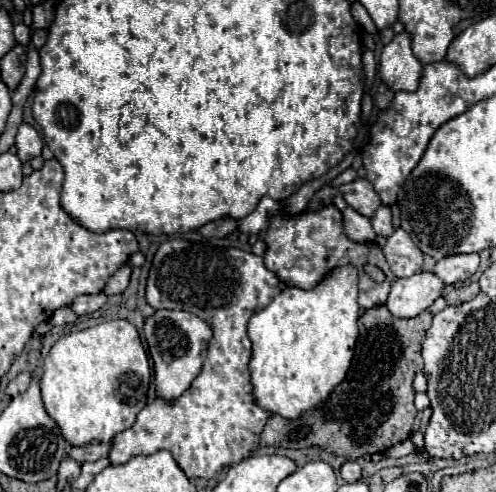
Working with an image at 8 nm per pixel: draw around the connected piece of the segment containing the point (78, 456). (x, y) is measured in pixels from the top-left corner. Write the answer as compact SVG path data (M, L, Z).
M88 443L82 447L72 447L68 455L80 463L86 463L86 461L98 461L108 457L110 449L112 449L112 443Z

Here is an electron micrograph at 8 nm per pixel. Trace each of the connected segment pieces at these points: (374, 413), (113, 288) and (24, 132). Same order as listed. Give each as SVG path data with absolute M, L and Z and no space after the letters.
M384 305L368 309L358 321L360 335L346 379L322 405L302 413L292 421L272 415L262 429L260 447L306 449L316 445L326 453L342 455L354 461L358 457L384 453L386 449L408 439L418 413L414 407L412 379L424 367L420 345L430 323L430 311L422 311L412 319L398 319Z
M122 265L106 283L104 287L104 293L106 295L116 295L116 293L122 293L126 287L128 287L128 281L130 281L130 273L132 269L128 265Z
M22 123L18 127L18 135L16 135L16 149L18 149L20 161L30 161L32 157L38 157L42 153L40 133L32 125Z

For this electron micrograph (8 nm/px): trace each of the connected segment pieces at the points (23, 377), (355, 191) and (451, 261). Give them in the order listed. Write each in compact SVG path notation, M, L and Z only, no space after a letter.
M20 373L18 377L14 377L14 379L8 383L6 393L8 393L10 397L16 397L16 395L24 393L24 391L28 389L28 385L30 385L30 377L32 377L32 373Z
M356 179L352 183L346 183L340 187L340 193L344 195L346 203L356 209L358 213L362 213L364 217L374 217L374 211L382 205L382 201L378 199L378 193L374 191L372 183L368 179Z
M478 253L450 255L450 257L444 257L436 263L434 273L444 283L464 283L478 271L478 267L480 267L480 255Z

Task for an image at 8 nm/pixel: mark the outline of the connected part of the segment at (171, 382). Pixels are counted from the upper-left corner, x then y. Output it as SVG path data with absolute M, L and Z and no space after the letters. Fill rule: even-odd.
M160 309L146 319L144 337L148 341L148 351L154 361L156 393L164 399L180 397L202 369L212 339L212 327L188 311Z

